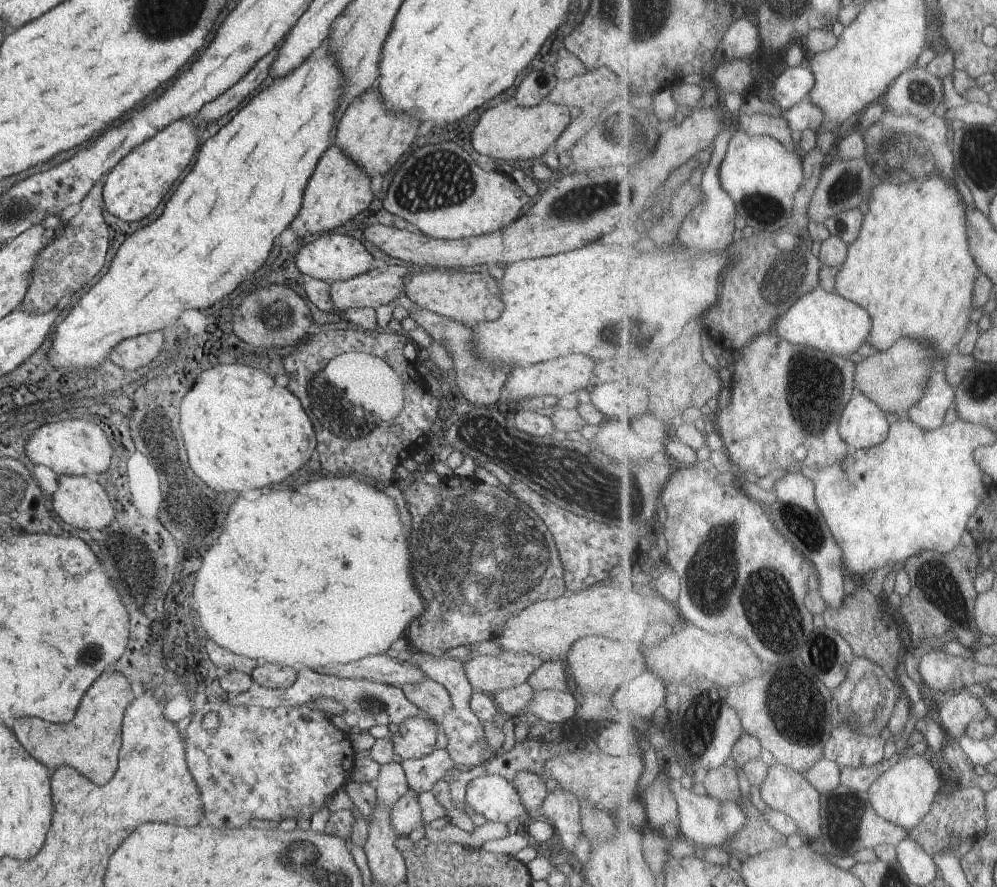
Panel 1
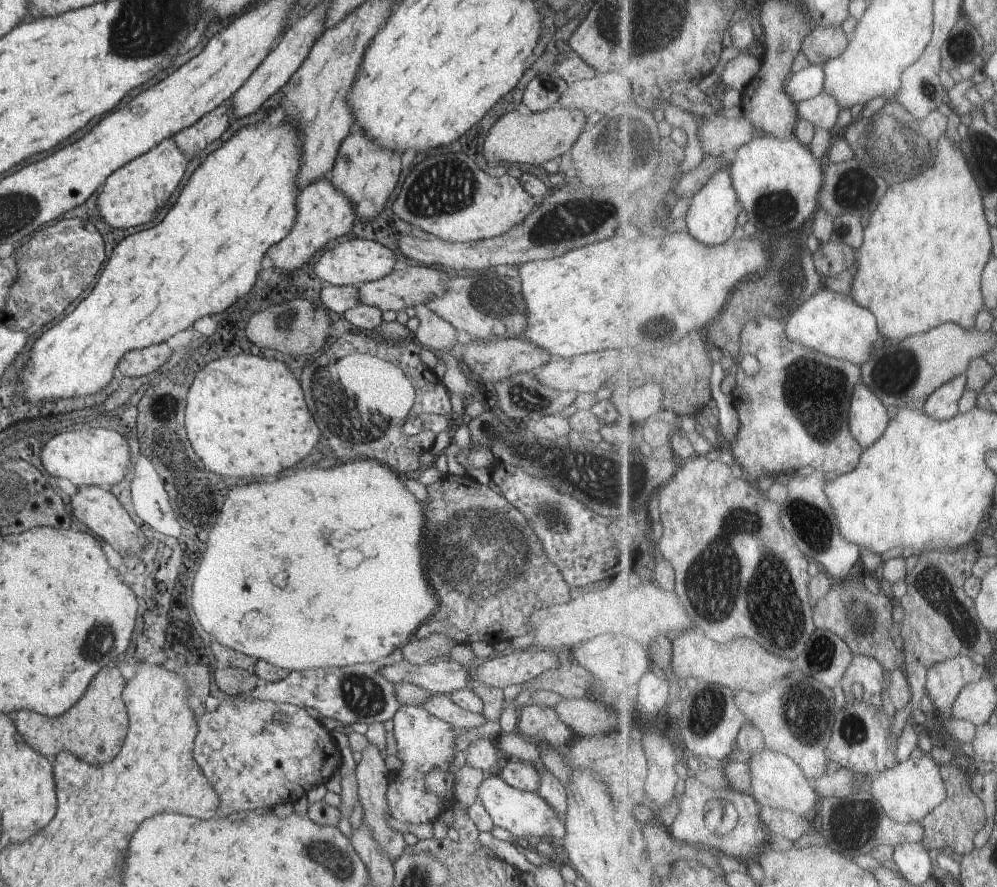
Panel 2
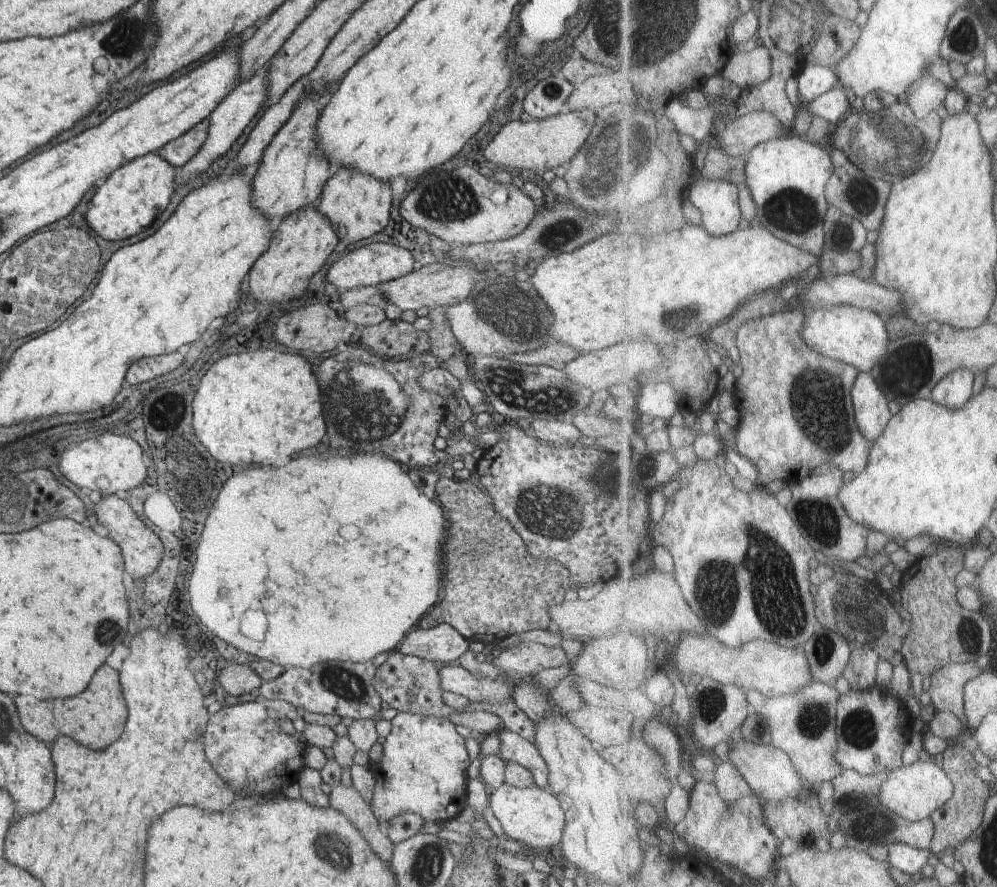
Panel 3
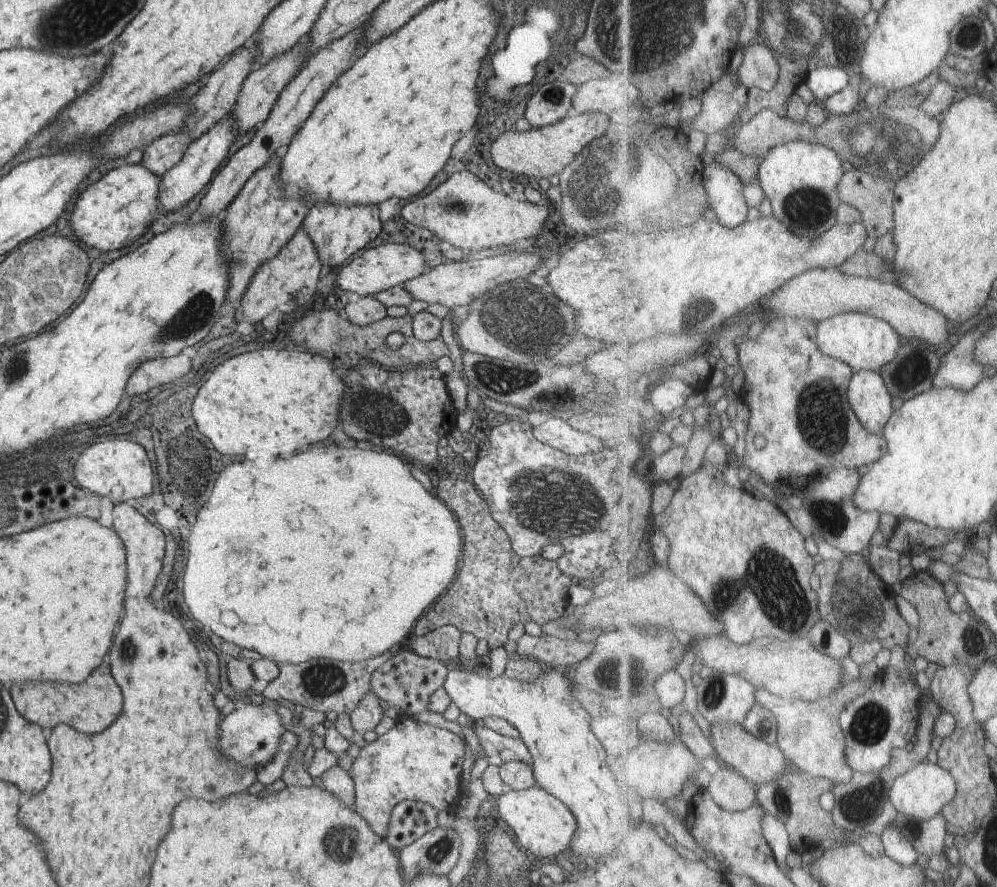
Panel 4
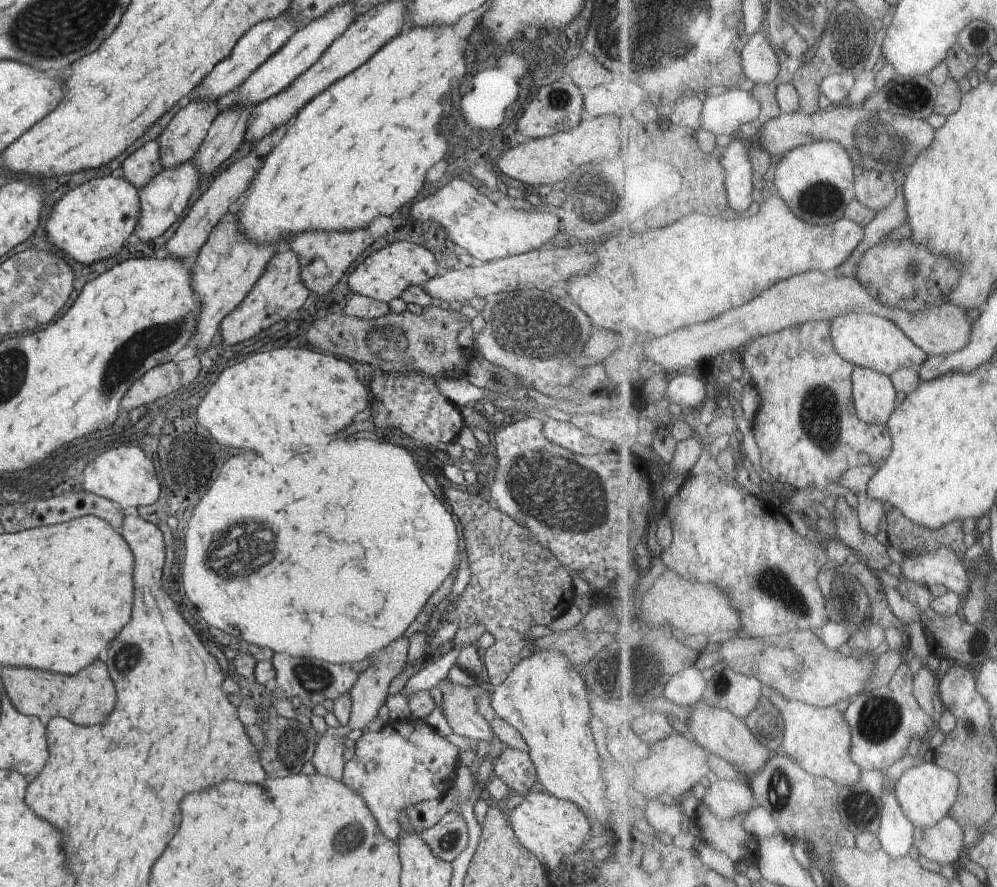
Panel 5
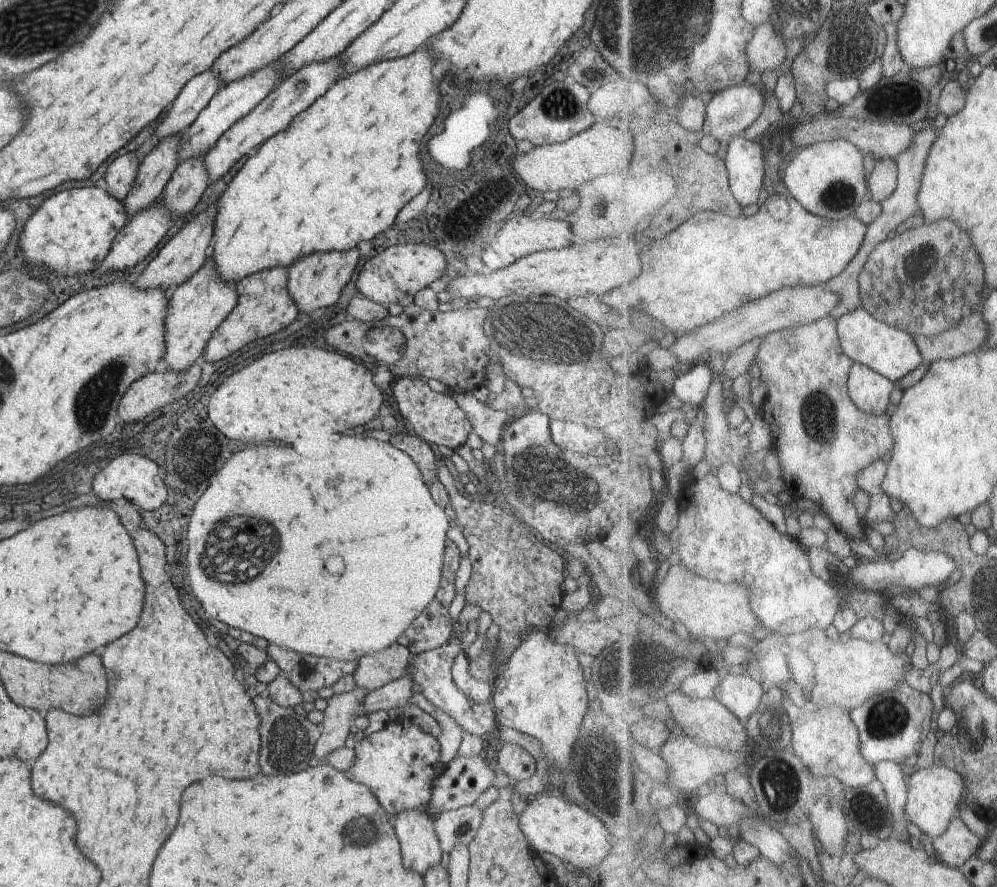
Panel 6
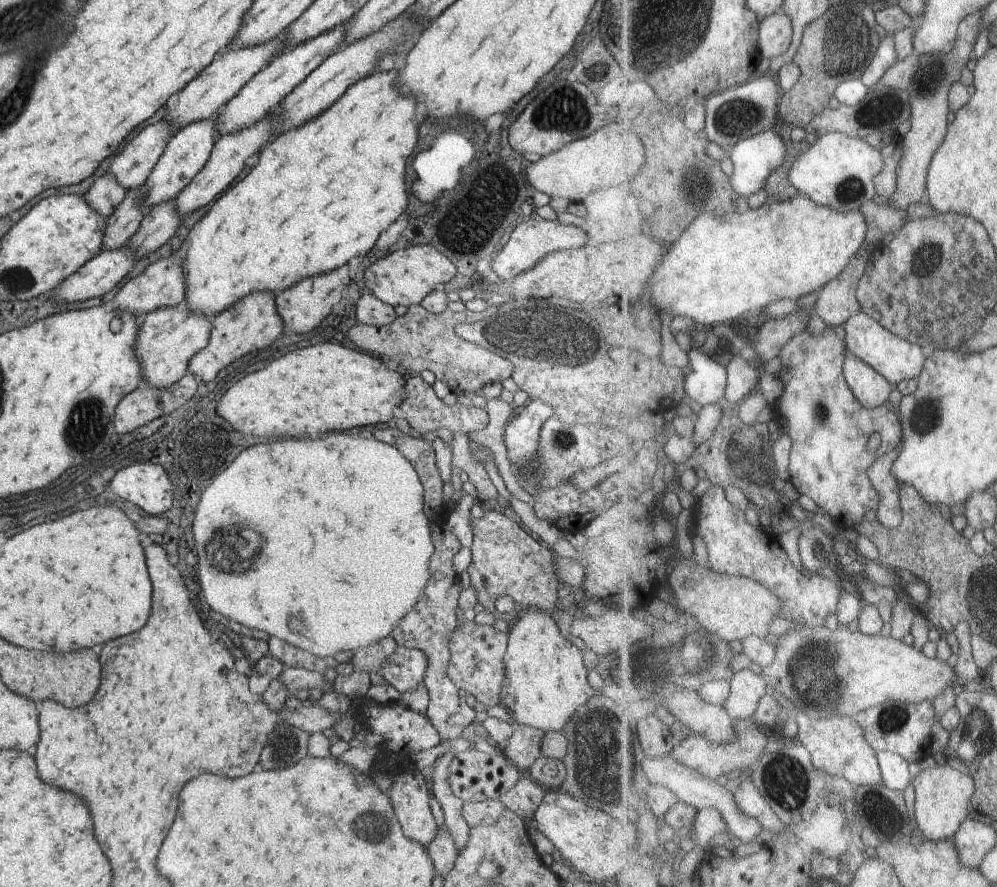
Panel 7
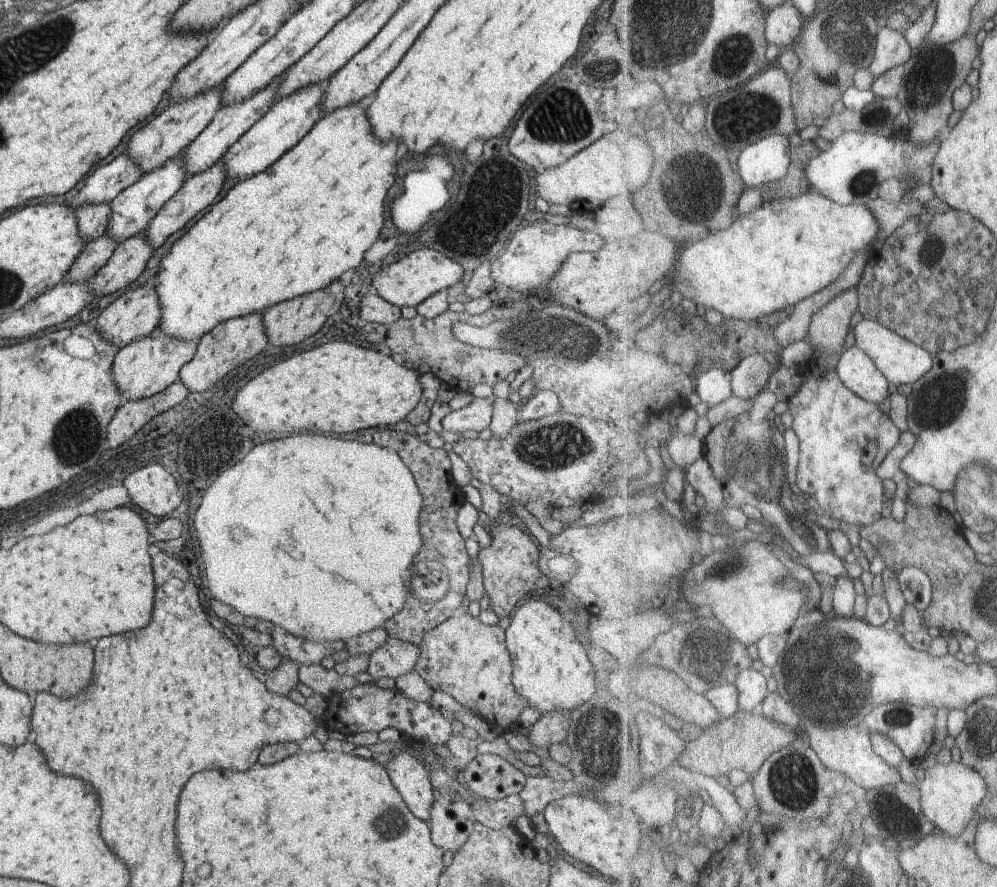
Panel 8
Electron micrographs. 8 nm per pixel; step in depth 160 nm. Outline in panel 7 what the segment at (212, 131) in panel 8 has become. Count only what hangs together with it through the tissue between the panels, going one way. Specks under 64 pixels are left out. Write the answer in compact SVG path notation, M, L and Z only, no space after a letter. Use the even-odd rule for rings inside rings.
M344 24L337 25L331 31L275 56L262 69L259 69L259 72L256 72L235 96L222 104L220 110L213 116L218 138L221 135L234 133L255 124L276 108L281 99L288 95L298 82L303 81L310 72L319 66L320 62L323 62L331 53L342 47Z

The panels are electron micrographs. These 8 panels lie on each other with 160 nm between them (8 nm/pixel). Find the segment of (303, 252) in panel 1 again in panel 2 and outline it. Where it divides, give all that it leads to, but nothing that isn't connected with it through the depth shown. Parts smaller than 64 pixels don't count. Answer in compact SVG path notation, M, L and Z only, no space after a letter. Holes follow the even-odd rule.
M359 237L345 240L320 254L314 263L313 273L315 276L331 285L357 286L363 282L378 280L391 272L395 264L395 256L391 250L369 239Z

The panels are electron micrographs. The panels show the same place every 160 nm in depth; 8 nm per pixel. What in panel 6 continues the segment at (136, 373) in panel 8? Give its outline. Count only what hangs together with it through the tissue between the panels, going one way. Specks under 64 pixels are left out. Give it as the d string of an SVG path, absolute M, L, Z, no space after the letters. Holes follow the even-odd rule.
M209 246L207 258L197 272L194 272L183 284L176 286L167 294L166 311L162 322L164 332L164 353L162 354L166 370L181 373L187 370L202 355L203 347L217 325L235 306L235 282L223 282L215 273L210 259Z

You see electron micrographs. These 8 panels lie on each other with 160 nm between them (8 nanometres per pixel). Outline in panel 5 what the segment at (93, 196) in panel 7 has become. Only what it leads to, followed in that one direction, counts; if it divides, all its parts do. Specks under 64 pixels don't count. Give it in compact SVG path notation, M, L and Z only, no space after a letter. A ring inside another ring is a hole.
M153 140L143 143L133 153L124 158L116 173L139 190L160 171L158 146Z

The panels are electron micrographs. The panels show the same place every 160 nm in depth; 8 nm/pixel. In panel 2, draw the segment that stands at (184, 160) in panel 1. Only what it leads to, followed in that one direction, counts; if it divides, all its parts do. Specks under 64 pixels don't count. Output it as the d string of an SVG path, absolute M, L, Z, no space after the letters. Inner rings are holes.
M173 137L165 138L141 156L133 158L109 174L103 180L96 200L97 212L103 222L119 230L137 228L137 226L145 226L147 222L151 222L158 210L167 204L173 190L177 188L187 168L188 160L189 158L173 142Z

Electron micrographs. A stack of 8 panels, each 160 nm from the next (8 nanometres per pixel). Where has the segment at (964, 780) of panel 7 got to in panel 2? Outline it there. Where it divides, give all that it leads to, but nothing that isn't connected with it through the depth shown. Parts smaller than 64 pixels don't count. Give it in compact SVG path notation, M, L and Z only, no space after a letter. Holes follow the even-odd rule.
M924 754L919 759L912 758L899 763L895 768L884 770L874 780L870 791L891 818L902 823L922 821L927 814L931 814L939 804L949 798L948 784L945 782L942 768L930 754Z

